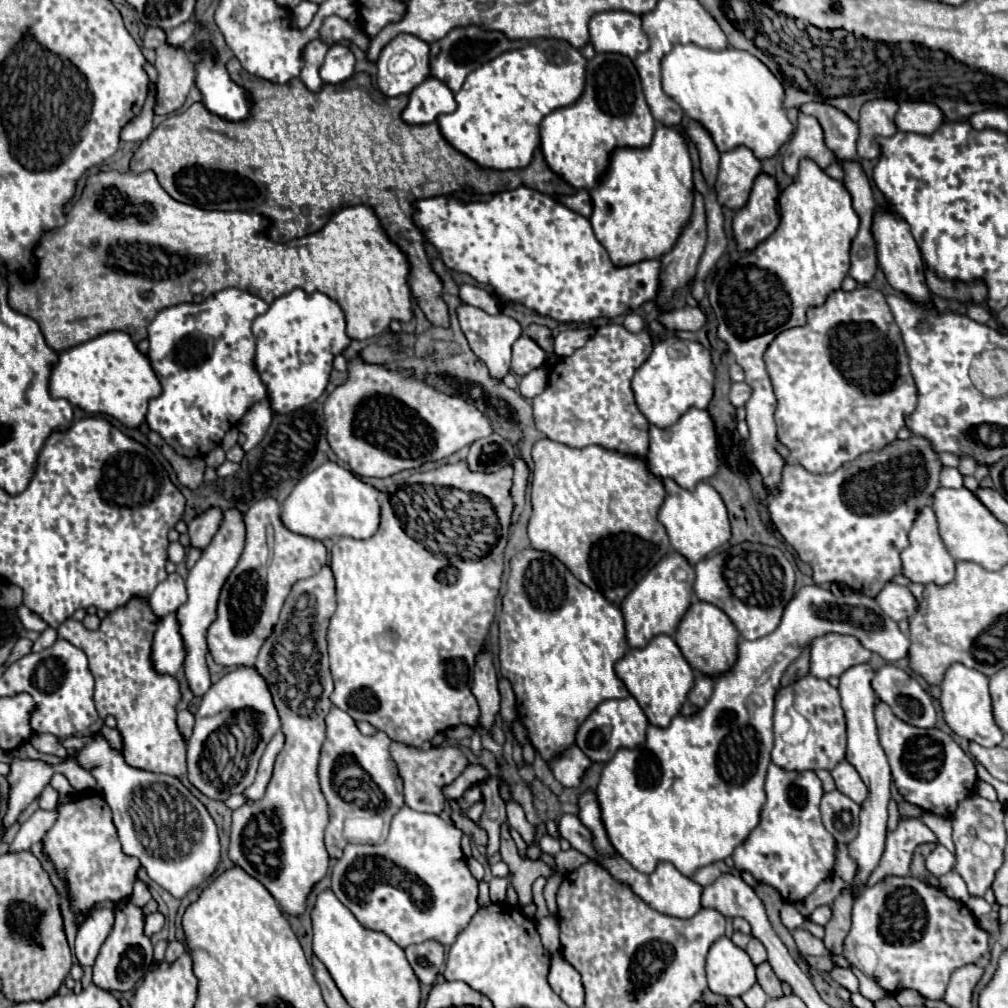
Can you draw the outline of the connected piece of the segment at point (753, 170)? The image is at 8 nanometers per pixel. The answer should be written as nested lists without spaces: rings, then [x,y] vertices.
[[[745,146],[721,154],[719,176],[715,184],[721,206],[739,210],[747,204],[755,178],[761,174],[761,162]]]

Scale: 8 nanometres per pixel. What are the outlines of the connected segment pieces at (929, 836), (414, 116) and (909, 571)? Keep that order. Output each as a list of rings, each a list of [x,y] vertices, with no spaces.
[[[919,818],[901,820],[895,832],[887,834],[881,862],[871,872],[867,886],[875,886],[887,876],[906,876],[910,870],[911,854],[923,843],[937,842],[937,836]]]
[[[437,78],[423,80],[409,94],[409,104],[403,110],[403,120],[407,124],[429,124],[435,122],[437,116],[455,112],[457,102],[453,92]]]
[[[927,506],[923,510],[919,510],[911,532],[909,532],[909,546],[901,552],[901,562],[903,562],[903,574],[907,578],[911,578],[911,582],[919,582],[919,584],[947,584],[953,580],[955,576],[955,560],[951,558],[951,554],[947,552],[939,530],[937,530],[937,520],[933,510]]]

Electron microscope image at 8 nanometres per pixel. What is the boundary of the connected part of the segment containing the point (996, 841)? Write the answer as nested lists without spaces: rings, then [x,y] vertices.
[[[977,792],[967,796],[967,800],[959,802],[953,814],[953,842],[955,842],[955,870],[965,880],[969,894],[975,898],[983,898],[985,890],[991,886],[995,872],[1003,864],[1003,848],[1005,848],[1005,826],[1003,826],[1003,804],[991,802]]]

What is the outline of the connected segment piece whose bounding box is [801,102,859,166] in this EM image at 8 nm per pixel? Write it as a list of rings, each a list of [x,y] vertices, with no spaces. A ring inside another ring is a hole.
[[[825,102],[803,104],[801,112],[811,114],[819,120],[823,134],[825,134],[825,144],[835,154],[835,160],[839,166],[843,162],[855,162],[857,160],[857,152],[855,152],[855,142],[859,136],[857,122],[853,122],[839,108],[825,104]]]

